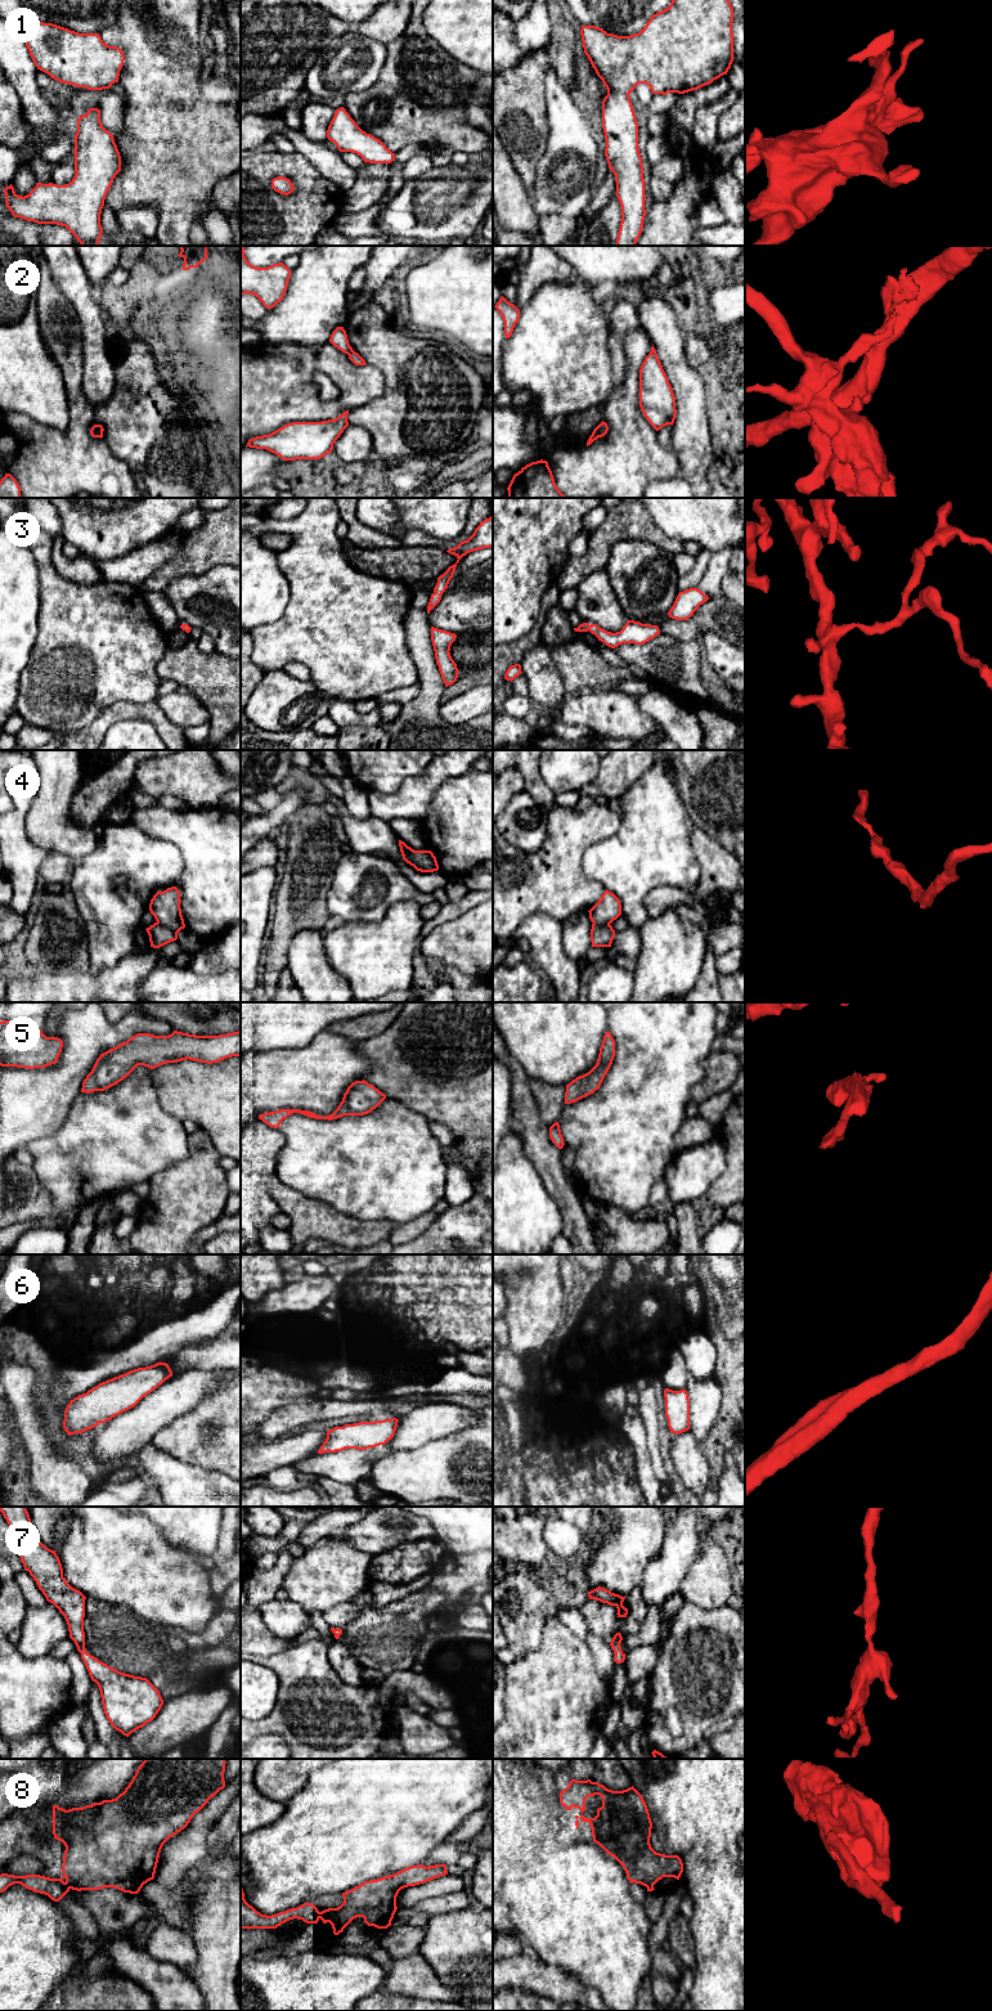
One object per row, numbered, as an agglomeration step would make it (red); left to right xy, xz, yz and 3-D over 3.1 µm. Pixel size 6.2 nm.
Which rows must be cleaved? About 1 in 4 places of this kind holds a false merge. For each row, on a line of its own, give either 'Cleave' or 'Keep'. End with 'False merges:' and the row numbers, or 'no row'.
1: Keep
2: Cleave
3: Keep
4: Cleave
5: Keep
6: Keep
7: Keep
8: Cleave
False merges: 2, 4, 8

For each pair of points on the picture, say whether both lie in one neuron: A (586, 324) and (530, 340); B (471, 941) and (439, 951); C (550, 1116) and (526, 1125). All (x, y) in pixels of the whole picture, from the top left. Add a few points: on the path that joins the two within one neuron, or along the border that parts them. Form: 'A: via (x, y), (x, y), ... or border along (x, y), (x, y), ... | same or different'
A: via (571, 327), (559, 340), (544, 340) | same
B: via (463, 943), (447, 943) | same
C: border along (530, 1091), (538, 1116), (548, 1127) | different

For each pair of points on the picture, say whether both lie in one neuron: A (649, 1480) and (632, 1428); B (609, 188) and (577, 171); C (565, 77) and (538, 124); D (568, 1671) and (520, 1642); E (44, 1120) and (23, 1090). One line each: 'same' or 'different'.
A: same
B: different
C: same
D: different
E: same

